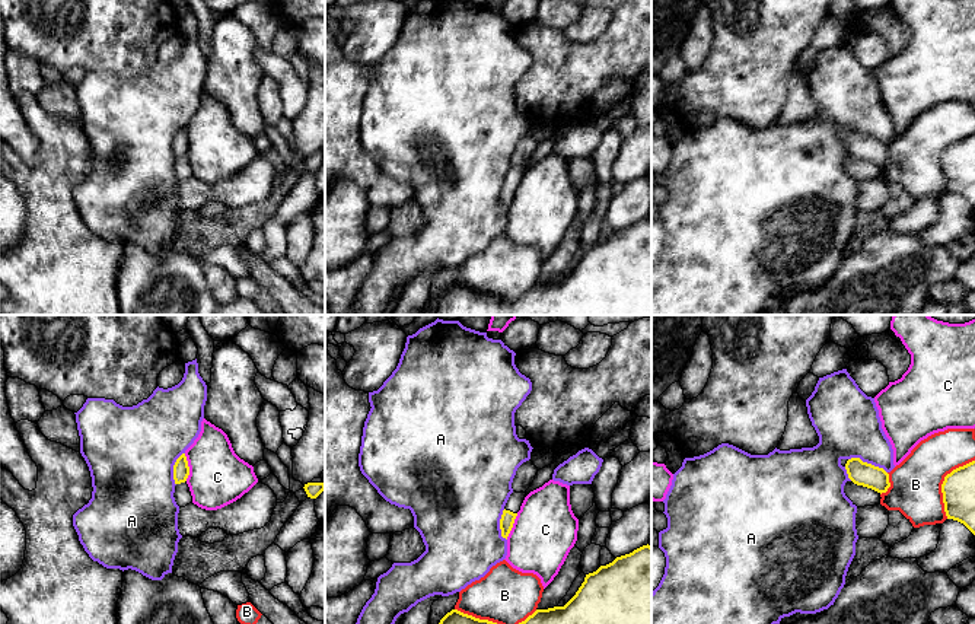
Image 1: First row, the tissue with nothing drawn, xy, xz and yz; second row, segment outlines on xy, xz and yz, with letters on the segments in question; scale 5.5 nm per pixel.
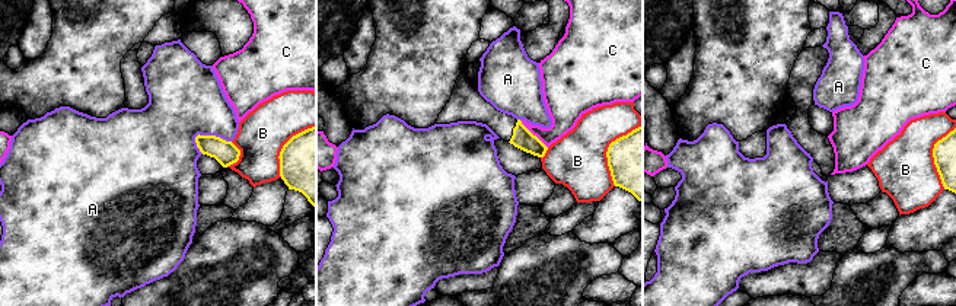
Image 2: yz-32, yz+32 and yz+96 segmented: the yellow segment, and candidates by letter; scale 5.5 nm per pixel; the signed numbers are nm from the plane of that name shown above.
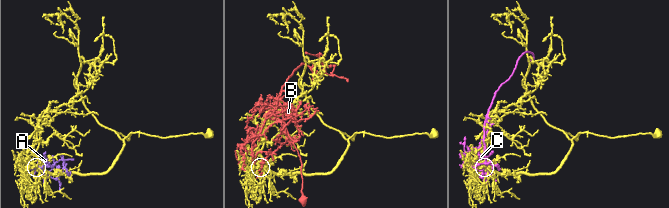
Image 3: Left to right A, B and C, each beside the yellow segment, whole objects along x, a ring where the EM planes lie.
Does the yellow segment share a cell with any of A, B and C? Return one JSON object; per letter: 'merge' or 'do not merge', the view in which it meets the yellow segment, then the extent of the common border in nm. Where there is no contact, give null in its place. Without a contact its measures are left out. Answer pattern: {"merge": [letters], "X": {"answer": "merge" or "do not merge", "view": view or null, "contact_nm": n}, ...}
{"merge": [], "A": {"answer": "do not merge", "view": "yz", "contact_nm": 240}, "B": {"answer": "do not merge", "view": "yz", "contact_nm": 360}, "C": {"answer": "do not merge", "view": "xy", "contact_nm": 150}}

